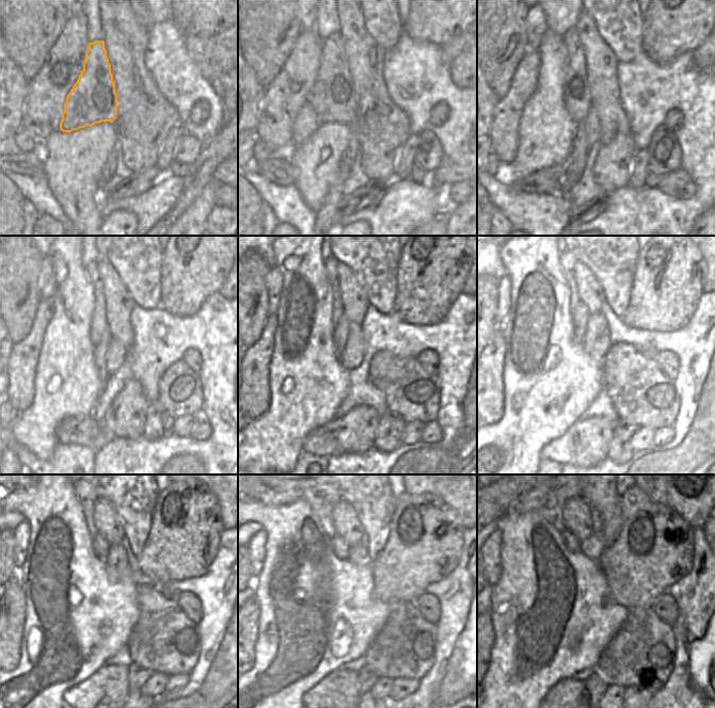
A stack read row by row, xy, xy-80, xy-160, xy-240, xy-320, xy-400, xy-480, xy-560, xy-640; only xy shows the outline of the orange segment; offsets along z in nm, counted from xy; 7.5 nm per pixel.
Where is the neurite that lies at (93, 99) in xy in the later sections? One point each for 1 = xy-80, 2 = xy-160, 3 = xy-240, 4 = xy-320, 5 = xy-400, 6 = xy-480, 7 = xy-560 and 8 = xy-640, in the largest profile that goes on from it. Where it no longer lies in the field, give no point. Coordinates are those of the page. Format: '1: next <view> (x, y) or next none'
1: next xy-80 (333, 99)
2: next xy-160 (576, 97)
3: next xy-240 (98, 327)
4: next xy-320 (330, 264)
5: next xy-400 (568, 269)
6: next xy-480 (88, 510)
7: next xy-560 (326, 520)
8: next xy-640 (560, 518)

